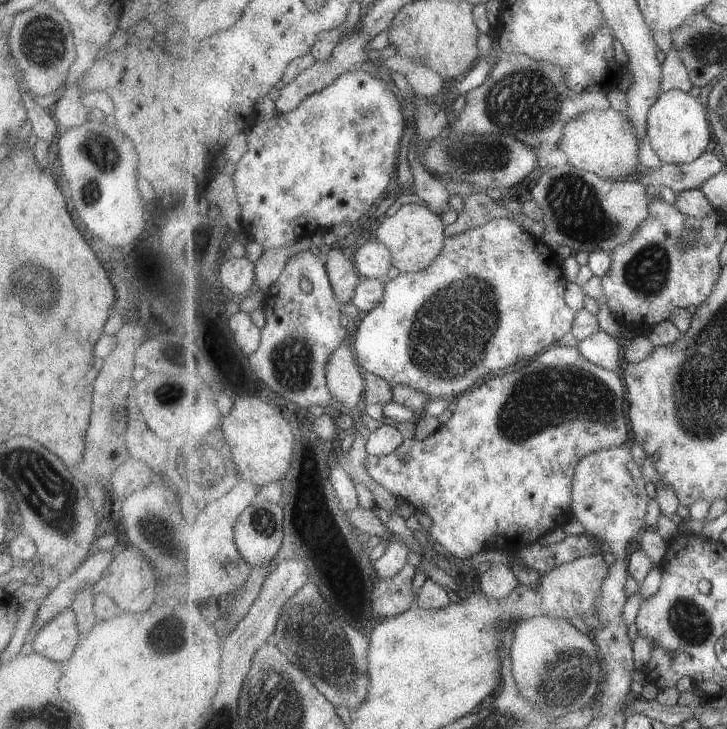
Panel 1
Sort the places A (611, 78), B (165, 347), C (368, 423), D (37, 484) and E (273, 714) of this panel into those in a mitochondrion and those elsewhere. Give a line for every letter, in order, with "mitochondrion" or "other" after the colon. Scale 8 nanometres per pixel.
A: other
B: mitochondrion
C: other
D: mitochondrion
E: mitochondrion

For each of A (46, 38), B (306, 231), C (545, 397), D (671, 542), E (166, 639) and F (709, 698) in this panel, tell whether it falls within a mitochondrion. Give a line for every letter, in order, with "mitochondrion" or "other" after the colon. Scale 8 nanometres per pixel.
A: mitochondrion
B: other
C: mitochondrion
D: other
E: mitochondrion
F: other

